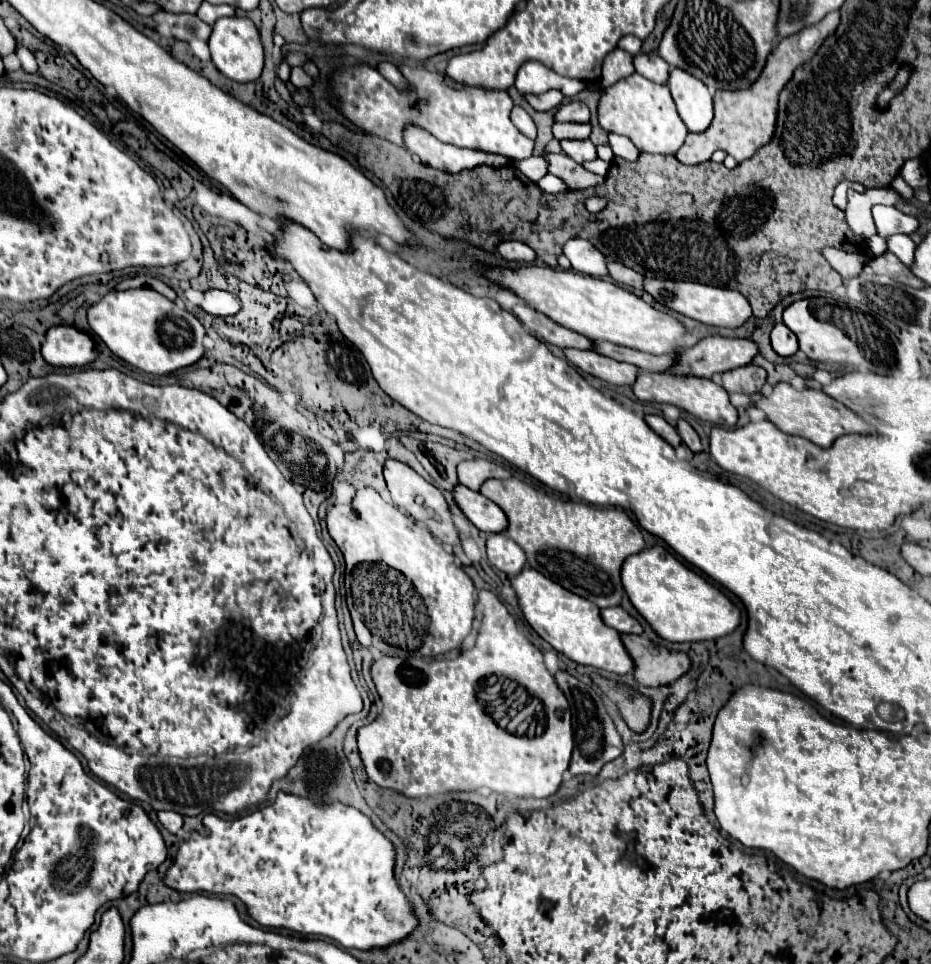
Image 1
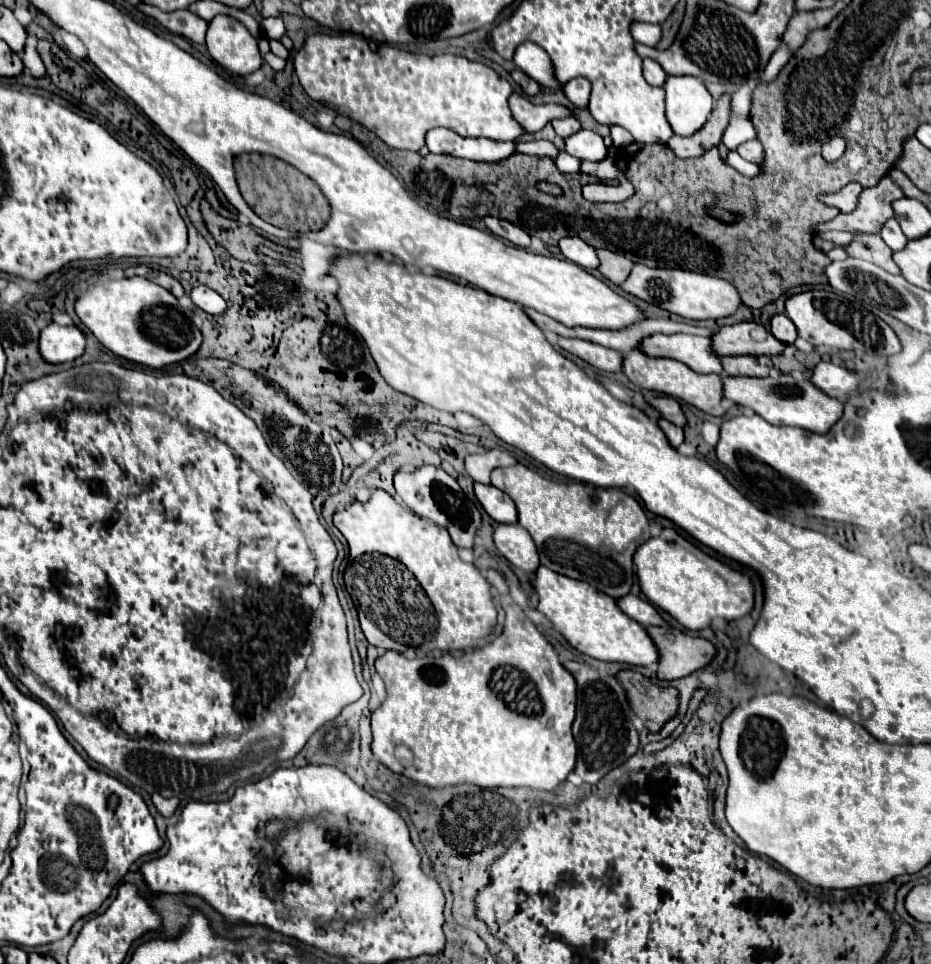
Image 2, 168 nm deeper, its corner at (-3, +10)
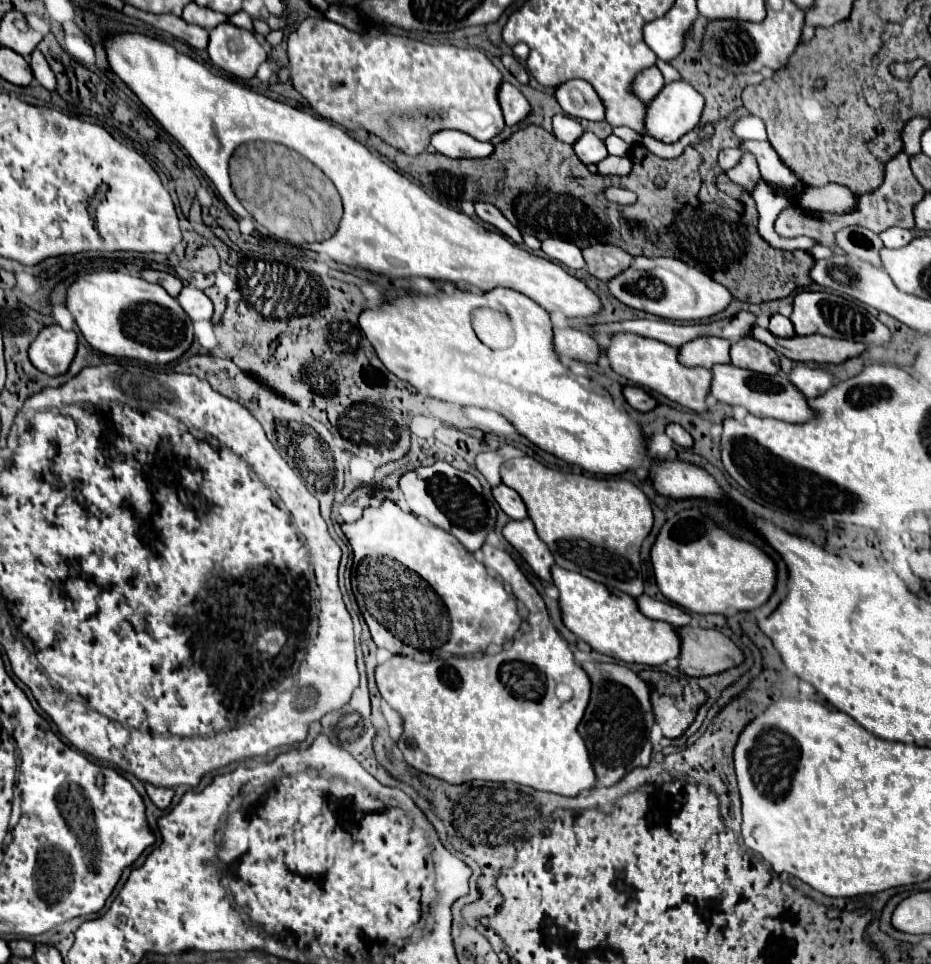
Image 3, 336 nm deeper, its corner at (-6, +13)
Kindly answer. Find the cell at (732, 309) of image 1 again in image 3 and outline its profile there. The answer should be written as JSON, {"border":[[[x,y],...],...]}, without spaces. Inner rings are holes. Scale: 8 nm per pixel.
{"border":[[[634,257],[632,265],[608,283],[608,289],[618,301],[622,301],[628,307],[674,321],[706,319],[710,315],[724,311],[732,301],[732,293],[724,289],[722,283],[712,281],[710,275],[696,271],[696,267],[688,267],[680,259],[668,257]]]}

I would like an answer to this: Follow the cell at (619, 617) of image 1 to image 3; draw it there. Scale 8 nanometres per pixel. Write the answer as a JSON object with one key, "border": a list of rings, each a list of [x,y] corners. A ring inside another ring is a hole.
{"border":[[[640,595],[636,597],[636,603],[638,603],[638,609],[650,617],[650,619],[656,619],[656,621],[666,621],[674,627],[682,627],[682,625],[688,625],[690,623],[690,615],[680,609],[678,605],[672,605],[672,603],[666,603],[666,601],[656,601],[648,595]]]}

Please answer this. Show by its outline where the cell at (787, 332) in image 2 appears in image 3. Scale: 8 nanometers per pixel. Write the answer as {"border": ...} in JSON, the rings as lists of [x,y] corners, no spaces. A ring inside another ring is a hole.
{"border":[[[772,315],[768,329],[770,329],[776,337],[794,337],[794,335],[796,335],[796,331],[794,331],[794,327],[792,327],[792,321],[790,321],[788,317],[784,317],[784,315]]]}

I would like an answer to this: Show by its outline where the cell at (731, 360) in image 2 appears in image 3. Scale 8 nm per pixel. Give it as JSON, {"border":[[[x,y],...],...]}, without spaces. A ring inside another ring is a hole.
{"border":[[[744,337],[738,343],[734,343],[730,347],[730,357],[732,357],[732,365],[750,369],[756,373],[778,373],[780,371],[778,353],[752,337]]]}

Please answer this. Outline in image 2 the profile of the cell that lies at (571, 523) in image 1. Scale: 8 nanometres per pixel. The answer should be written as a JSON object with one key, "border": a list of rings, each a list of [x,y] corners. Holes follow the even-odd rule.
{"border":[[[523,464],[495,468],[491,474],[491,484],[509,494],[515,502],[519,510],[519,524],[531,534],[533,542],[537,544],[543,566],[563,576],[589,582],[599,592],[617,600],[629,594],[633,586],[633,554],[645,540],[651,538],[647,516],[633,496],[625,494],[621,488],[595,488],[583,482],[555,482],[543,478]]]}

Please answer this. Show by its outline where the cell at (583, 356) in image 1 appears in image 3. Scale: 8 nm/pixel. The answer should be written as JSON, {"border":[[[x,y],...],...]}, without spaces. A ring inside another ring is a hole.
{"border":[[[572,327],[554,329],[554,347],[558,355],[568,355],[584,363],[598,363],[600,355],[604,353],[592,335],[584,331],[576,331]]]}

